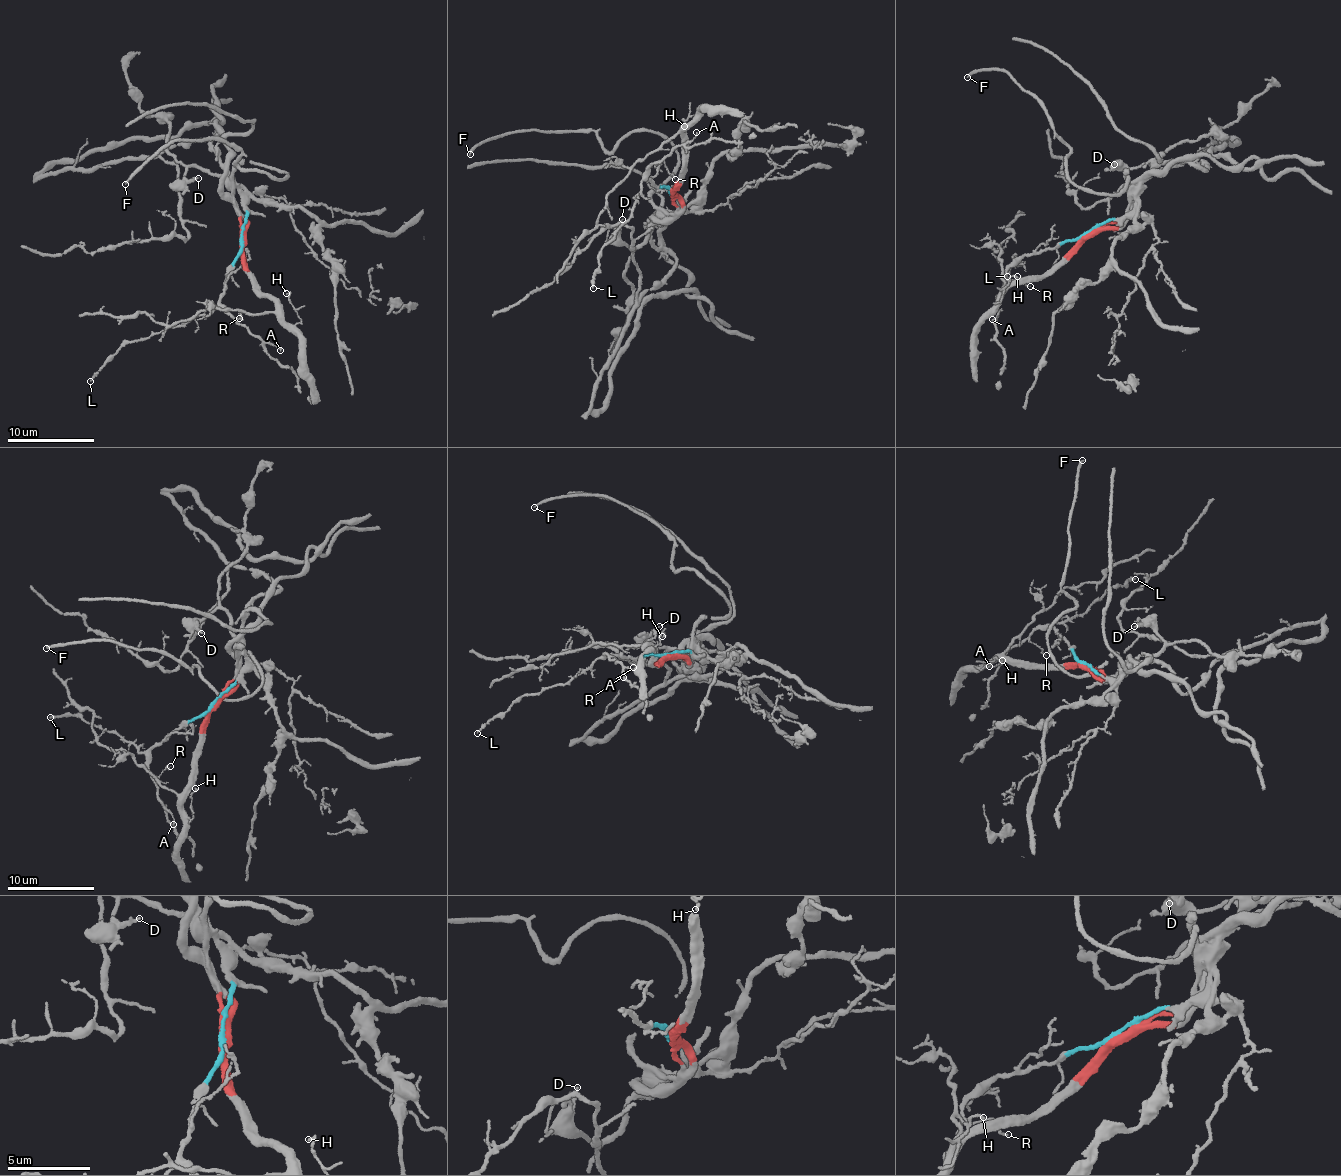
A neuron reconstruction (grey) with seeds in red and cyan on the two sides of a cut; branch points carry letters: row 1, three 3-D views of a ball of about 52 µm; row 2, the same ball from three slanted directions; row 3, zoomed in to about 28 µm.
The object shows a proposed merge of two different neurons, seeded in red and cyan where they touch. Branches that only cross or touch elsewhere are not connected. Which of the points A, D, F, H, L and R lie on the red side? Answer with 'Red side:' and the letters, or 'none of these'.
Red side: D, F, H

